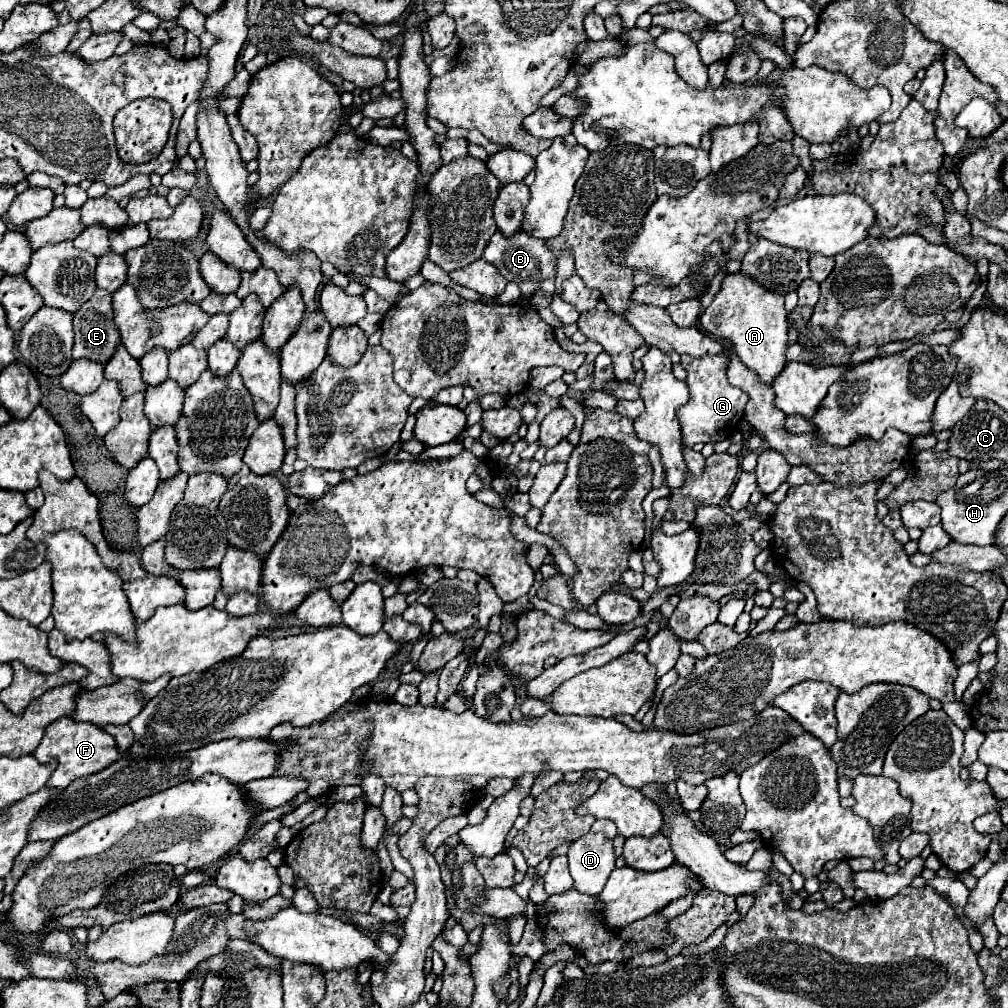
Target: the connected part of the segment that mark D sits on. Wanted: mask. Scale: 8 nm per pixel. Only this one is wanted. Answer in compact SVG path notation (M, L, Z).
M590 832L572 842L568 860L574 888L590 896L600 894L610 878L610 872L616 868L614 846L604 832Z

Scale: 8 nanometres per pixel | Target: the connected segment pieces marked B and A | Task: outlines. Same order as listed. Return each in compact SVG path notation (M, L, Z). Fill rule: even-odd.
M496 232L490 244L486 246L482 258L494 264L508 282L516 282L520 286L520 300L530 300L540 290L542 280L556 278L556 256L548 250L544 240L528 238L528 234L524 232L518 232L512 238L506 238L500 232Z
M742 272L726 274L720 292L714 296L712 304L700 316L700 326L718 338L726 338L732 342L740 360L764 378L764 382L772 382L776 374L784 368L786 362L786 342L788 342L788 316L784 308L784 296L772 294L764 290L754 278L748 278Z

